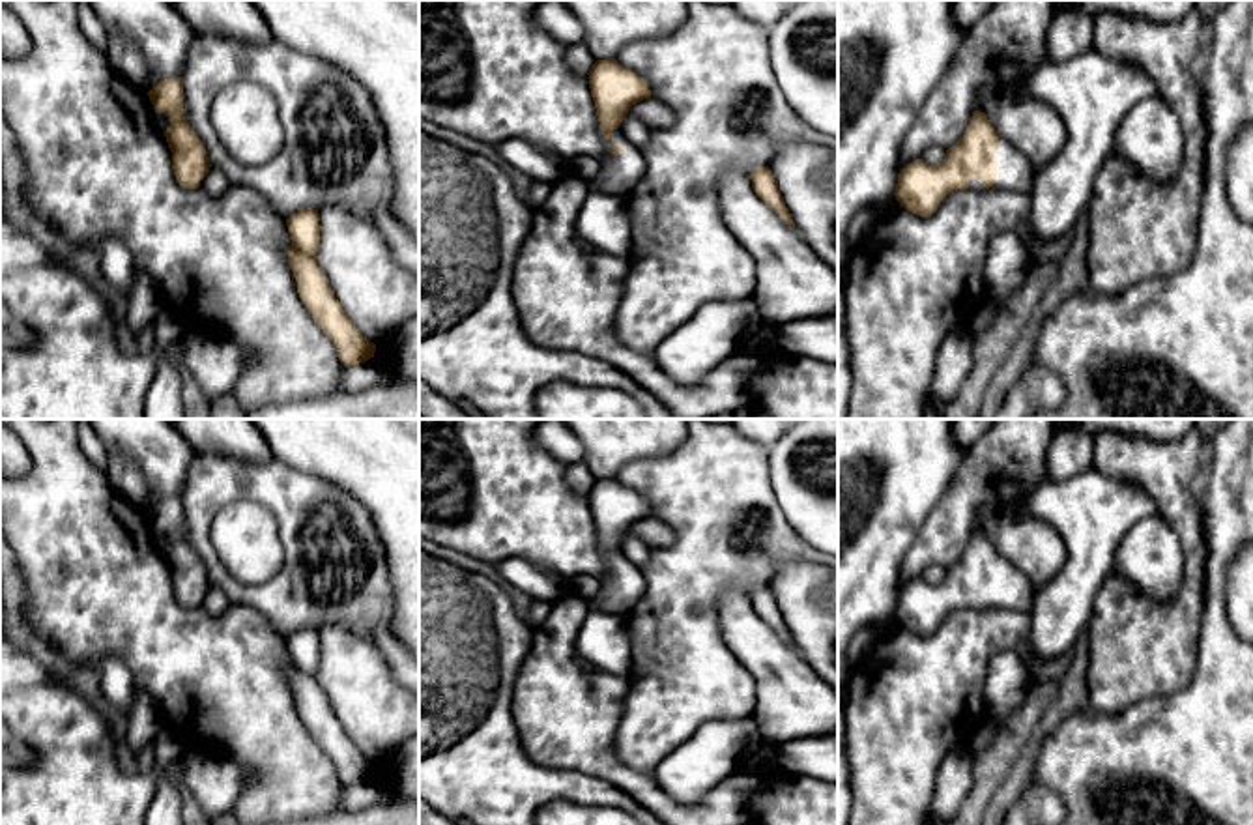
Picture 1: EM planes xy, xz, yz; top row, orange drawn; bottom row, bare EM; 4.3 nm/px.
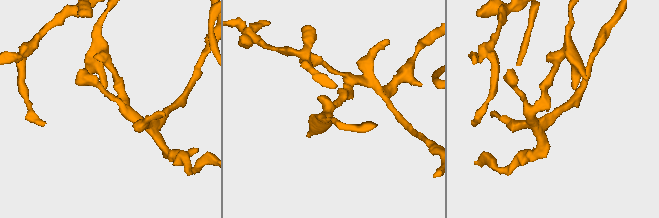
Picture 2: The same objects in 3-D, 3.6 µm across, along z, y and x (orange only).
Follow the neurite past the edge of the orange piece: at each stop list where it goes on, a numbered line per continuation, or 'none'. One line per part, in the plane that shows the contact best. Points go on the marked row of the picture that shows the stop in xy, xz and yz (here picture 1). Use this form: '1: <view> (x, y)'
1: yz (1014, 173)

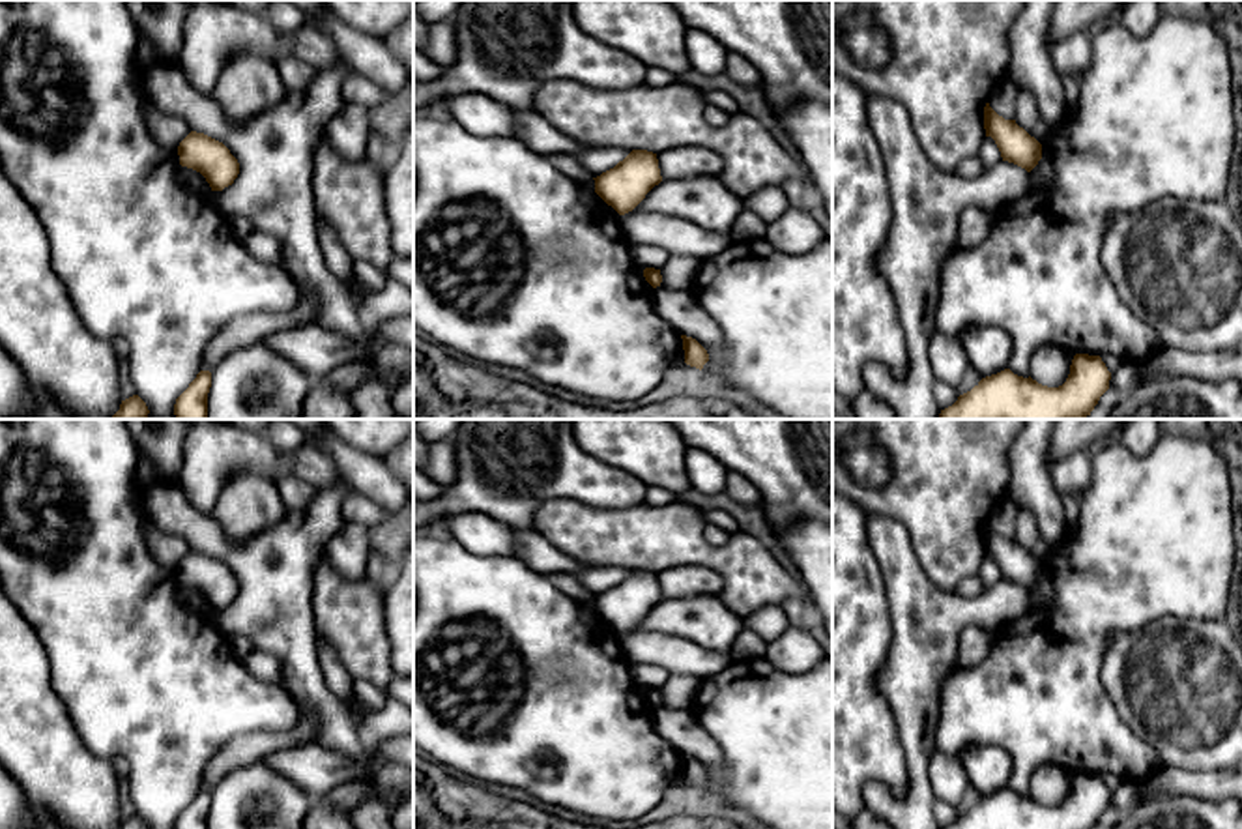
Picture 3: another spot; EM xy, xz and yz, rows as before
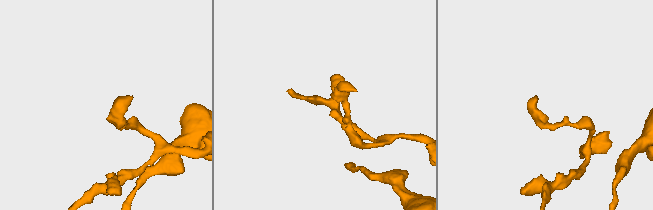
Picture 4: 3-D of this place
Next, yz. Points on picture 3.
none

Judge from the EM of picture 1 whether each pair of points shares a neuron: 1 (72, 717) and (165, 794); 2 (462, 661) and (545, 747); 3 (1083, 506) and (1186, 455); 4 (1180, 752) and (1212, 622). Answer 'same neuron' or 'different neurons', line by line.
1: different neurons
2: different neurons
3: different neurons
4: same neuron

